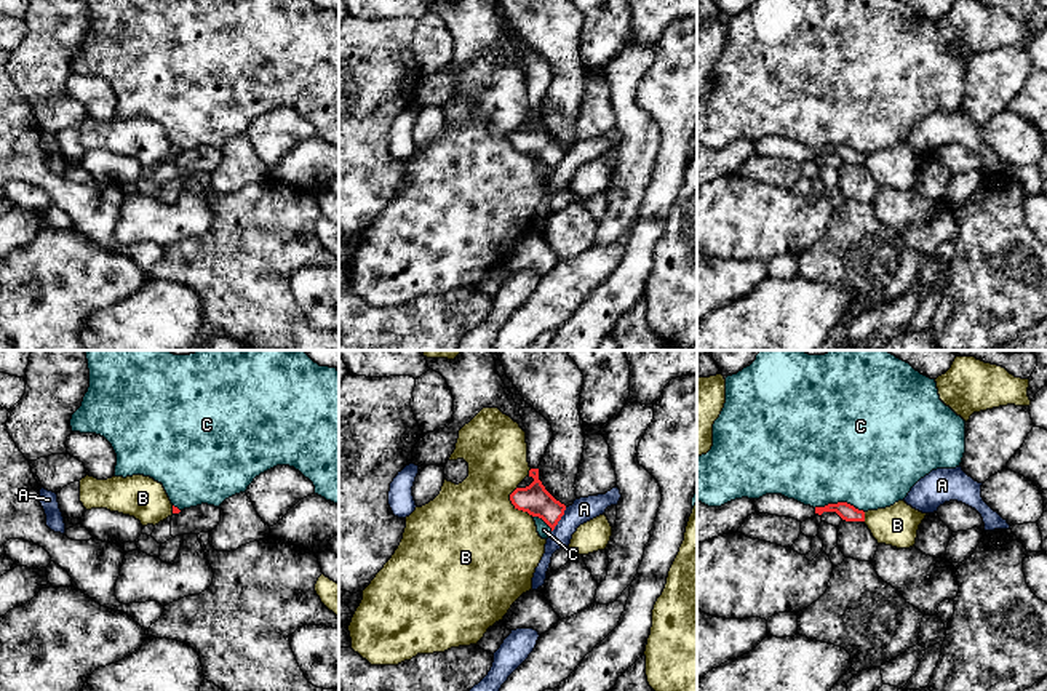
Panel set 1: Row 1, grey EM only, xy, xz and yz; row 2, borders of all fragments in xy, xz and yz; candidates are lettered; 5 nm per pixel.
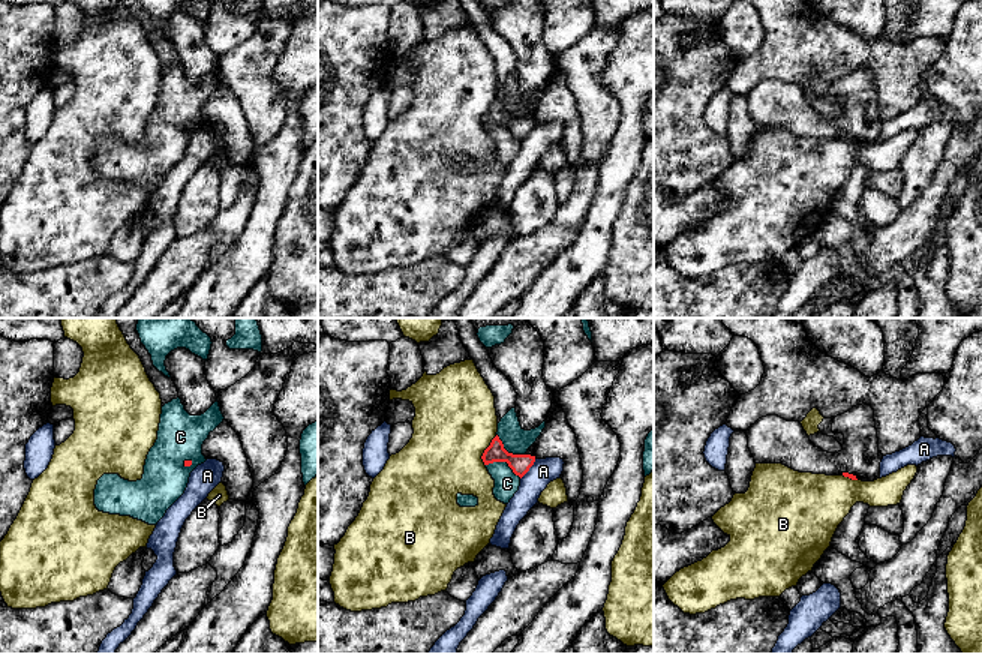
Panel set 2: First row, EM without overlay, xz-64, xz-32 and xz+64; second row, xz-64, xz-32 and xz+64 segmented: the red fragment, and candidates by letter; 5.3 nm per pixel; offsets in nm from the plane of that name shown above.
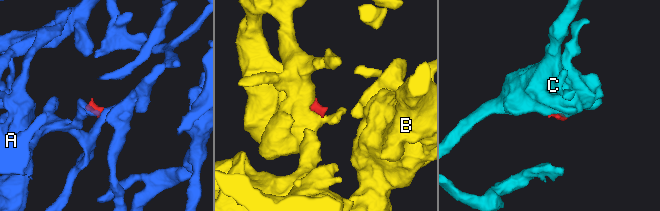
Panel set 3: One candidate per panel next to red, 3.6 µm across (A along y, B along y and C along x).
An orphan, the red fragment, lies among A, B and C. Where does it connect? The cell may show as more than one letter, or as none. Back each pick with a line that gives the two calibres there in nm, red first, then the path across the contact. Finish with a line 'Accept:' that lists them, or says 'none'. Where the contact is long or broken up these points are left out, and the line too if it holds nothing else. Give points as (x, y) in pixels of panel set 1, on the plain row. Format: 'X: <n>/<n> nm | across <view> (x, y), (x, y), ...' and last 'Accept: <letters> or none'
Accept: none

